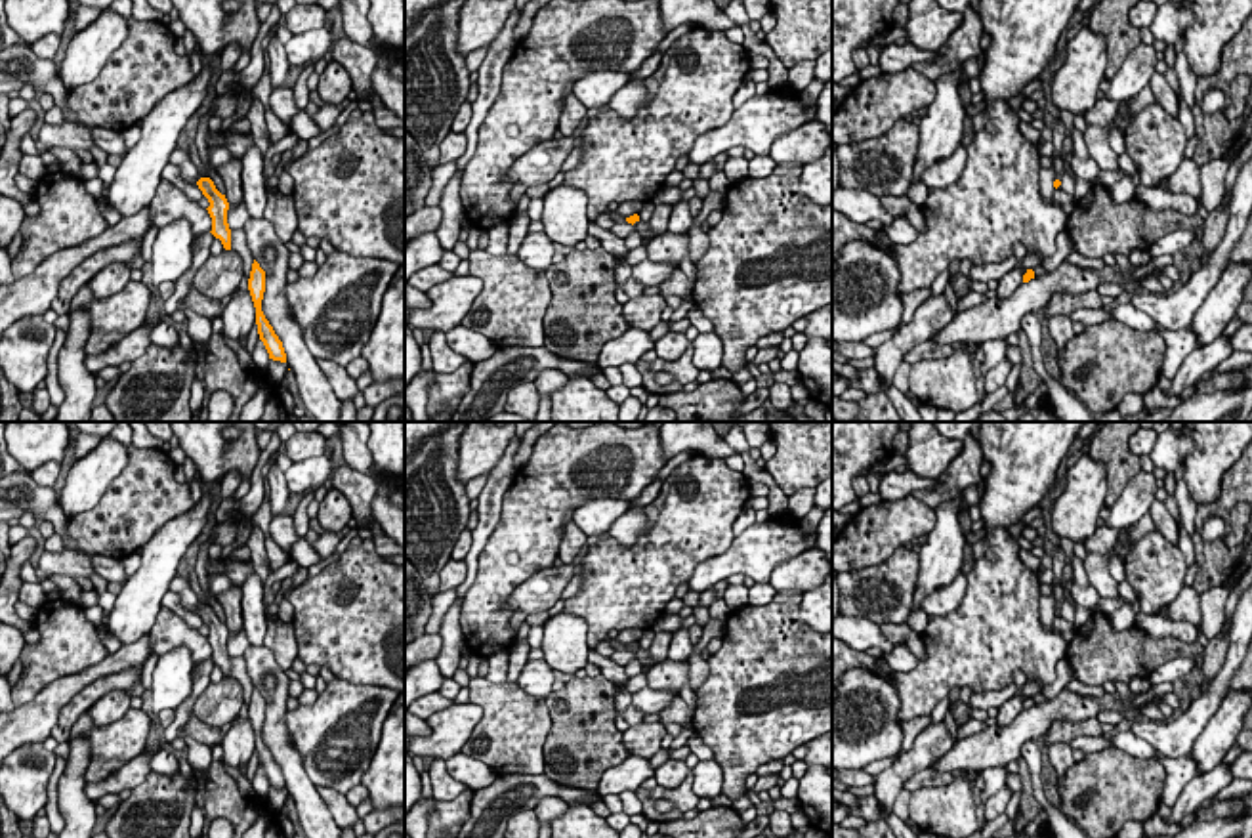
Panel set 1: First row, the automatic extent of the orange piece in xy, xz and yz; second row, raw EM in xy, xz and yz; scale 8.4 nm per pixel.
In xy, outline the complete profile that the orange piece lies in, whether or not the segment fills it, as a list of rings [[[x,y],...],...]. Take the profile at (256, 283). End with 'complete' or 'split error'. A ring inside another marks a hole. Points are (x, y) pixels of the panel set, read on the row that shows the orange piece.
[[[256,260],[252,263],[248,290],[256,307],[258,334],[269,353],[269,359],[286,363],[282,342],[279,340],[279,336],[275,334],[273,326],[269,325],[261,311],[261,300],[265,292],[265,271],[260,267]]] | complete

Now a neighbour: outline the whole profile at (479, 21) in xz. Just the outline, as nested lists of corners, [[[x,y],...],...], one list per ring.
[[[466,0],[458,15],[456,52],[468,55],[500,34],[517,0]]]

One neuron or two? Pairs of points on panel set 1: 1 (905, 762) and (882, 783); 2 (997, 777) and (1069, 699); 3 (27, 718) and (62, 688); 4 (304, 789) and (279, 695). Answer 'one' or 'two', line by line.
1: one
2: two
3: one
4: one

